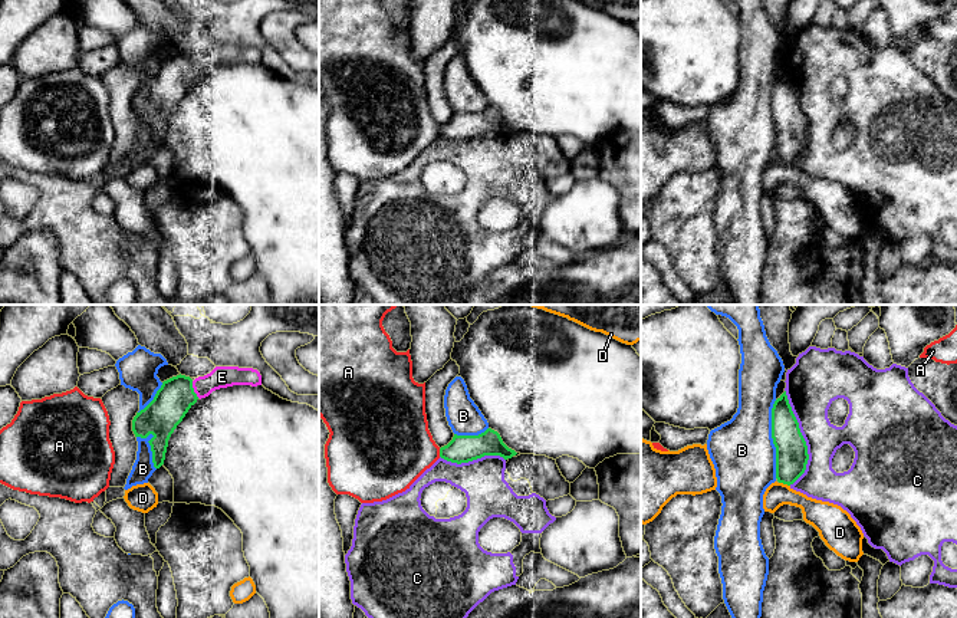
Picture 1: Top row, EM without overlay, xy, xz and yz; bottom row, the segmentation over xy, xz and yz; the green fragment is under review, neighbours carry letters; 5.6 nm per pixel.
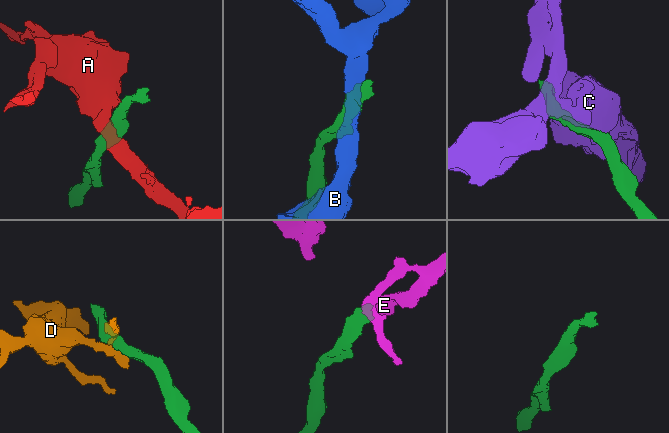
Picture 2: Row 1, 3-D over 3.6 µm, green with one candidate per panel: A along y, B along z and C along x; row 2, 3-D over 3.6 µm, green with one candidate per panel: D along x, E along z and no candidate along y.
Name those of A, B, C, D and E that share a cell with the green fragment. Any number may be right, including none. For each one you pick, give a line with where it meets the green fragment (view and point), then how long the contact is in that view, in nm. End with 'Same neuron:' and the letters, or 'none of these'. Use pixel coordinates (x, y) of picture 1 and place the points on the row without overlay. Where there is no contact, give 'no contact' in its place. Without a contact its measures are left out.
E: xy (193, 68) | 100 nm
Same neuron: E

